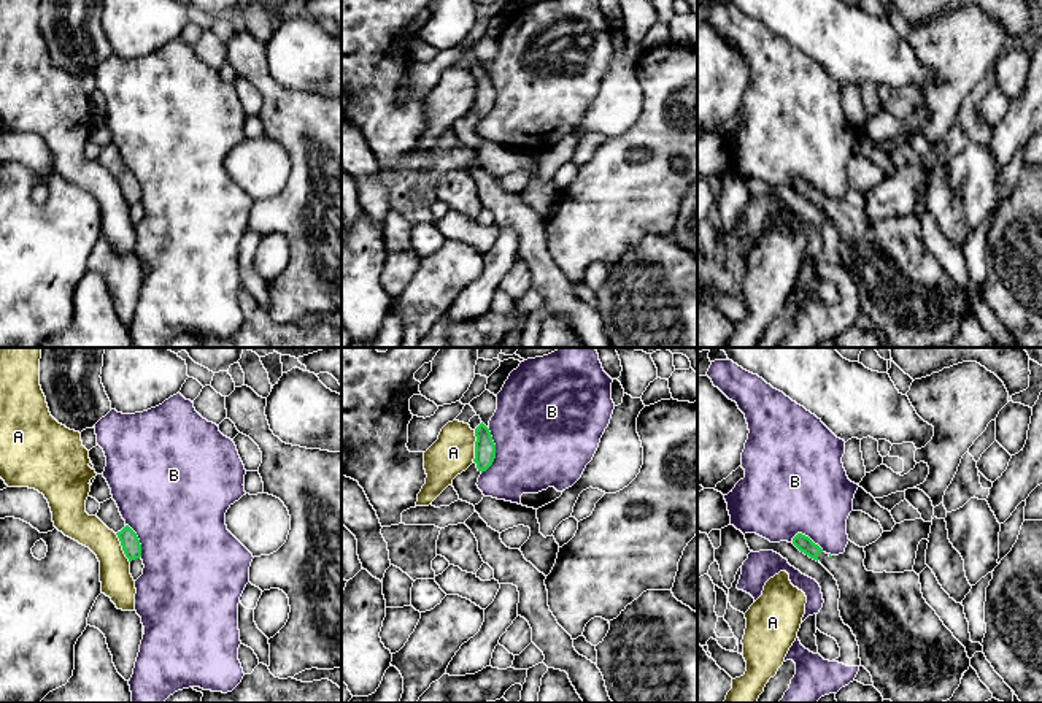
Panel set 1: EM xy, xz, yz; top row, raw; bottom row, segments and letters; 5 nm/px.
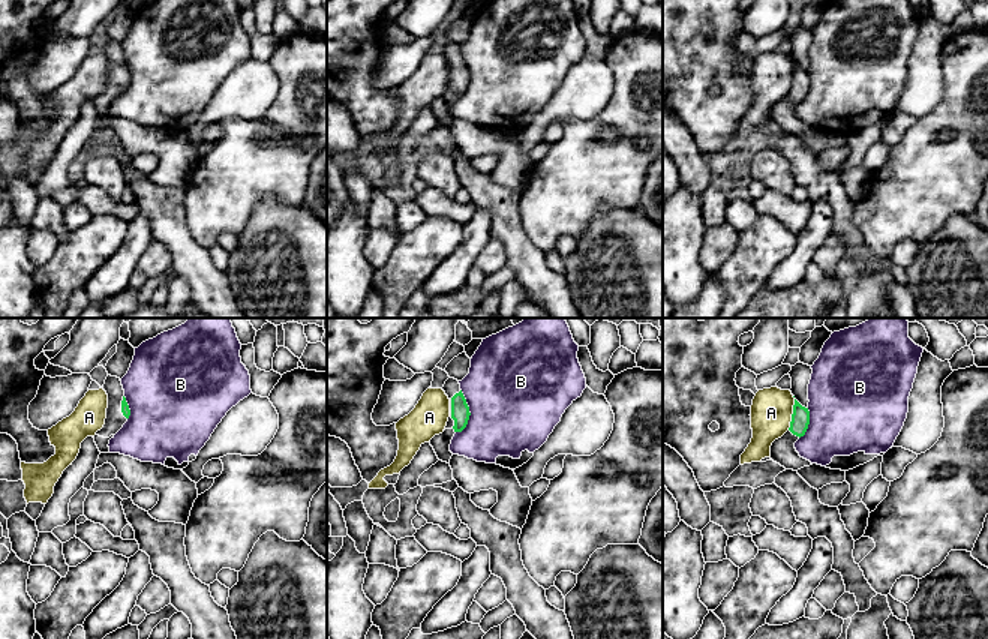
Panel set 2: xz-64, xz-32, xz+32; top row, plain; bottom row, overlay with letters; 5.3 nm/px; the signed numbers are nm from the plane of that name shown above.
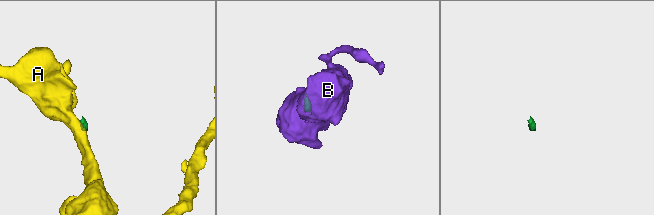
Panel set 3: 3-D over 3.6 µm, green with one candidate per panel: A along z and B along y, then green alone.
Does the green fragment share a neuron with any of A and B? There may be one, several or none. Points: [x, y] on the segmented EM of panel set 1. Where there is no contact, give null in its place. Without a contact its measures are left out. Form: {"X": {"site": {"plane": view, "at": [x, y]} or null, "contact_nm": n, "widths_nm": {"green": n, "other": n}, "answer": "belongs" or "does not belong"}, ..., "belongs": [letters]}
{"A": {"site": {"plane": "xz", "at": [475, 446]}, "contact_nm": 160, "widths_nm": {"green": 110, "other": 220}, "answer": "does not belong"}, "B": {"site": {"plane": "xz", "at": [494, 451]}, "contact_nm": 240, "widths_nm": {"green": 110, "other": 480}, "answer": "does not belong"}, "belongs": []}

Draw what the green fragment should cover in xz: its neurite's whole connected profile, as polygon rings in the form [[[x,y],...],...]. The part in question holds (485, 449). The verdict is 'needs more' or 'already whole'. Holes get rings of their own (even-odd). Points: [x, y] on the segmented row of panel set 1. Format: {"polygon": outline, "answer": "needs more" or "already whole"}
{"polygon": [[[473,416],[469,422],[475,432],[475,459],[473,463],[453,479],[453,487],[459,495],[459,500],[470,505],[478,505],[483,500],[483,492],[477,482],[483,471],[486,471],[496,459],[496,444],[492,441],[489,428],[481,422],[480,416]]], "answer": "needs more"}

